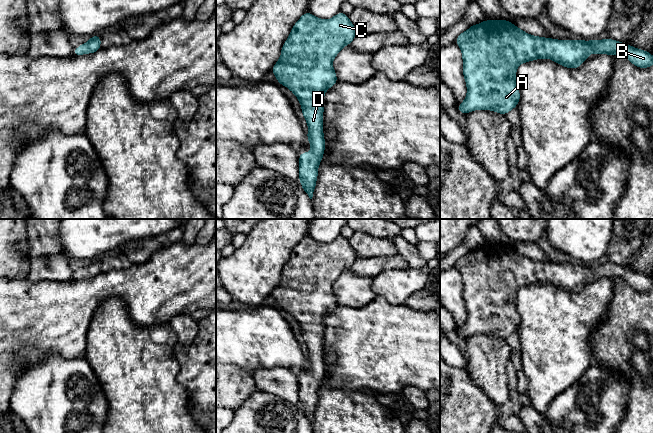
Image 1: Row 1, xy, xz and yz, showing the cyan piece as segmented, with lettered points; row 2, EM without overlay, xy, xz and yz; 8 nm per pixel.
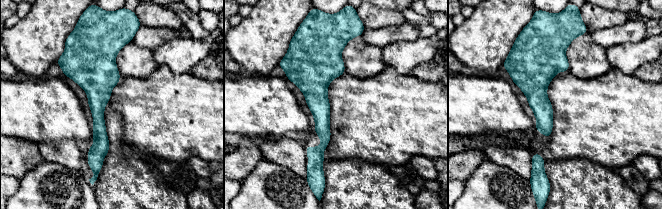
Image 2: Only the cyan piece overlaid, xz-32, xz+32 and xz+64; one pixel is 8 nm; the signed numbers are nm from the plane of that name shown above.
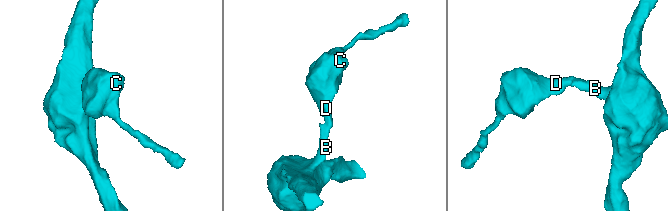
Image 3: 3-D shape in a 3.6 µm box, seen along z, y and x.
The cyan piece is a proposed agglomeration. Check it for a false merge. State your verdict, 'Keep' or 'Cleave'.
Keep

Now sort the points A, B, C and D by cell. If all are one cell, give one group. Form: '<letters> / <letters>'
A B C D

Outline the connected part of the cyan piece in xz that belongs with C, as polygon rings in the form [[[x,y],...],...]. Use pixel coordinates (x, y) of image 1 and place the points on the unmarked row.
[[[306,235],[294,248],[289,261],[282,270],[280,283],[271,293],[278,308],[290,313],[298,322],[302,338],[308,348],[307,364],[310,366],[312,374],[307,377],[299,377],[298,380],[300,383],[299,405],[310,423],[313,421],[318,390],[325,375],[324,317],[338,306],[332,286],[343,271],[352,267],[356,259],[356,252],[349,240],[341,235],[329,244],[320,243]]]

